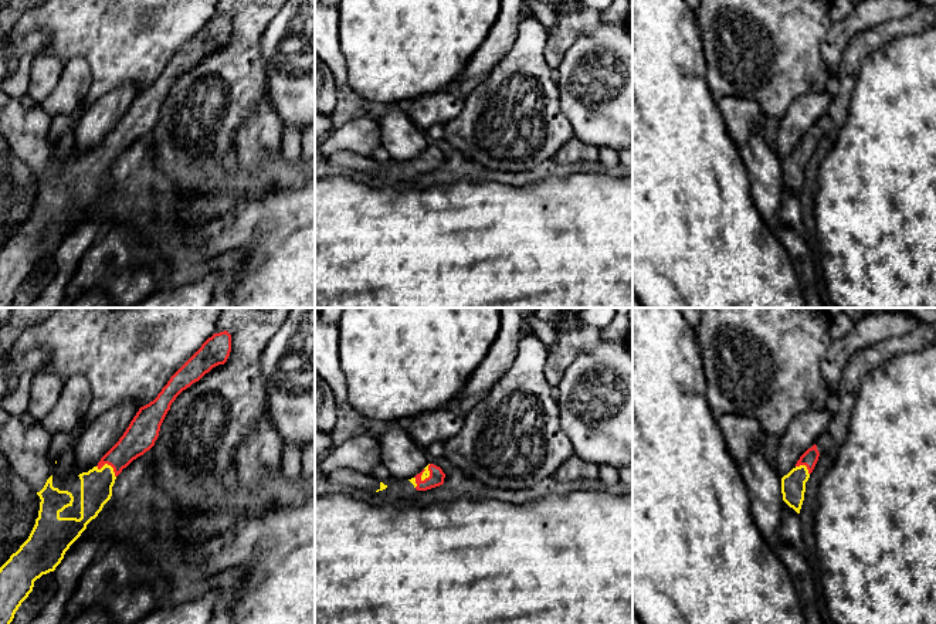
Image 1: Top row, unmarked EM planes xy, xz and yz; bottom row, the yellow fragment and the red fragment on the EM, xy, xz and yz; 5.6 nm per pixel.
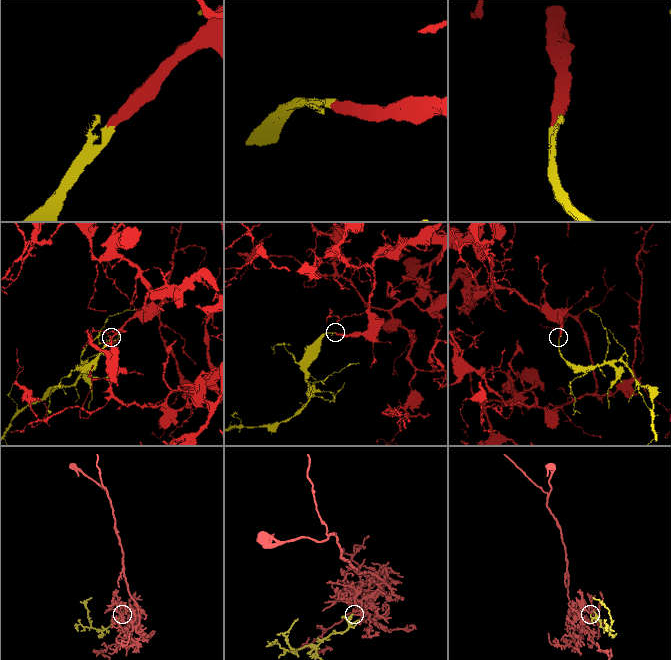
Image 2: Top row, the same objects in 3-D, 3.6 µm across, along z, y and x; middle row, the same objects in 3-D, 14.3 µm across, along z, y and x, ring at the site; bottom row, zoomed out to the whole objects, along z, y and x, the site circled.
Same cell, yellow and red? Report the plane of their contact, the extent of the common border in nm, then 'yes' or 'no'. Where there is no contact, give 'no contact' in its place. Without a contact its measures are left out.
contact in xy; length 130 nm; yes

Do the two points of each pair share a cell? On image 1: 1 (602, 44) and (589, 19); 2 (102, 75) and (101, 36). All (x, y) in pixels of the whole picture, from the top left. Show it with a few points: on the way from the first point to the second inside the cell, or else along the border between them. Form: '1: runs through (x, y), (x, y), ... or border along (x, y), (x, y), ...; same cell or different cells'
1: border along (599, 17), (597, 26), (582, 34), (567, 50); different cells
2: runs through (102, 65), (102, 46); same cell

